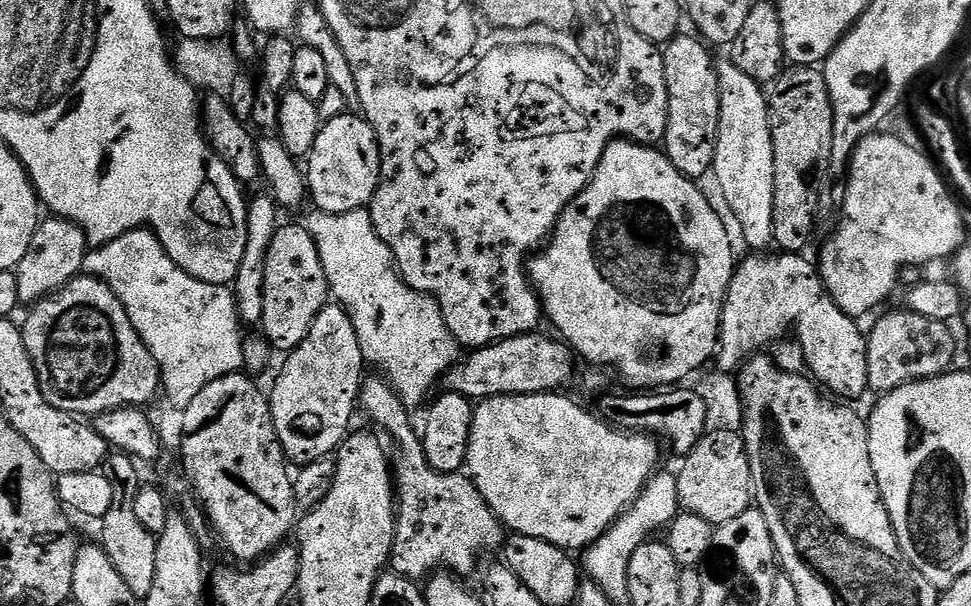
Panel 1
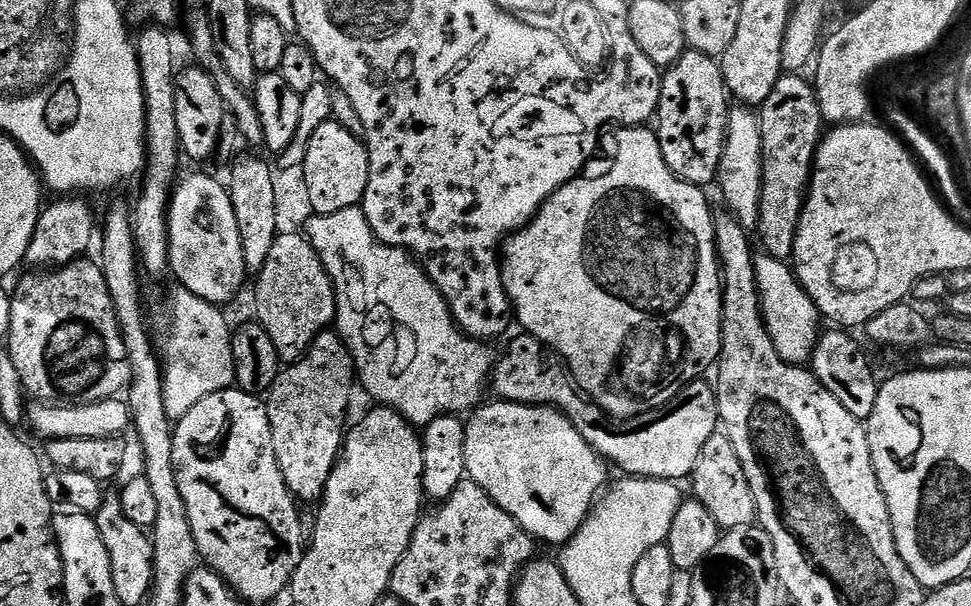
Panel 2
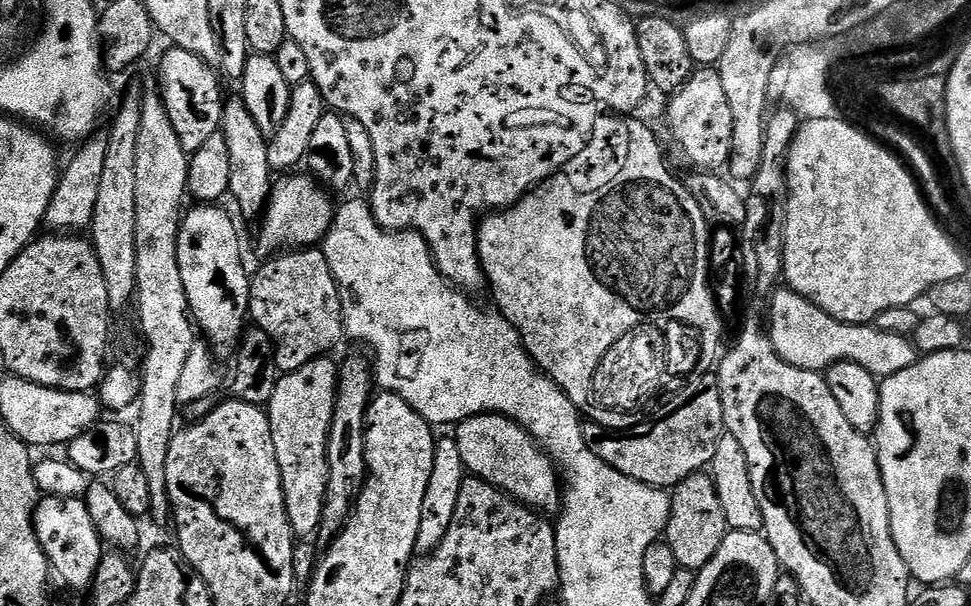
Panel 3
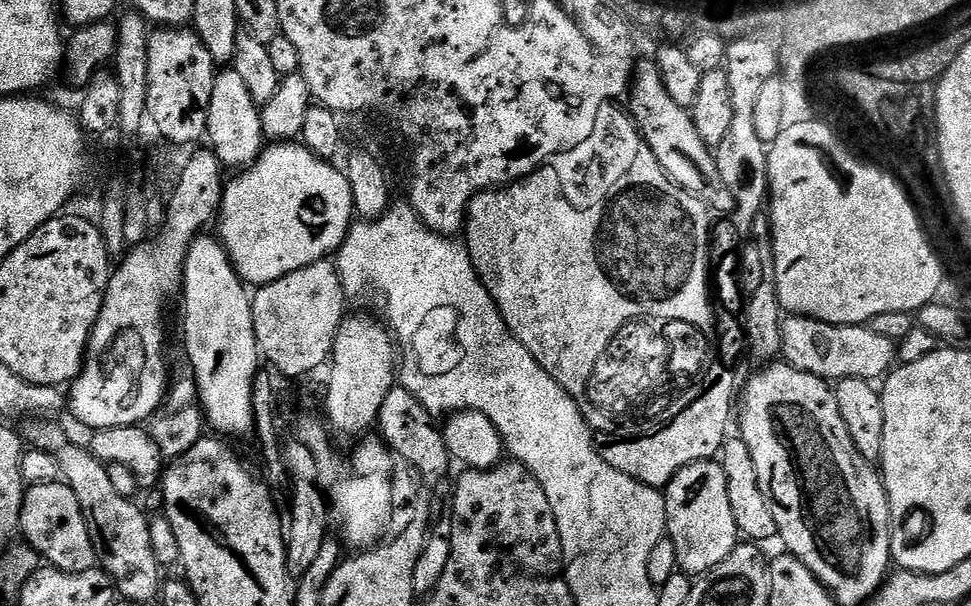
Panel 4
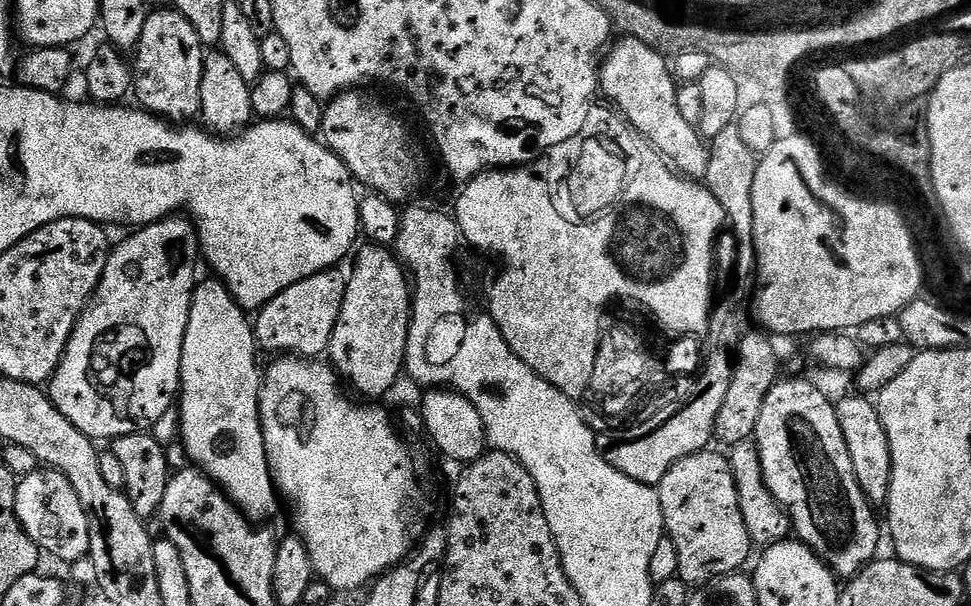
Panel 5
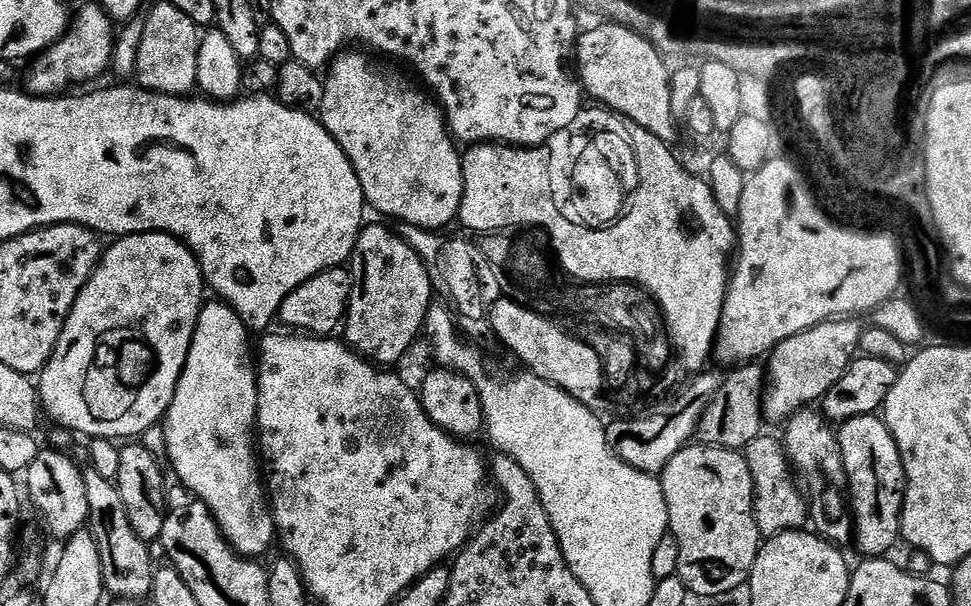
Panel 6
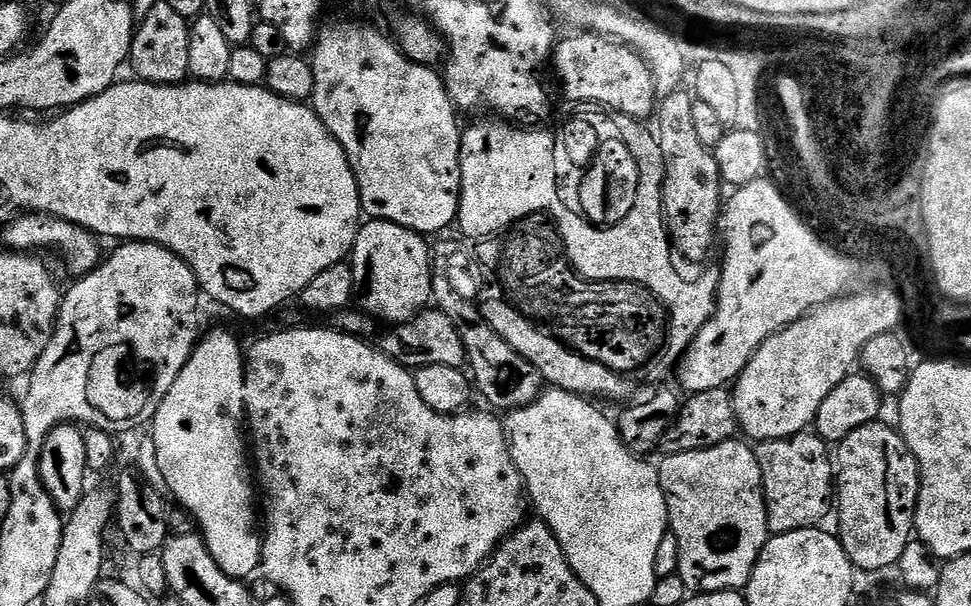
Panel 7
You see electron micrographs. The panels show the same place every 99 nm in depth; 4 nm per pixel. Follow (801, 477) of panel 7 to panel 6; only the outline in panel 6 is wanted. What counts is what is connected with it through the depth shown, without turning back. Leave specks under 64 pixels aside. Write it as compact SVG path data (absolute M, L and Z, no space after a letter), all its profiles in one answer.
M761 434L743 449L754 482L754 518L761 537L777 536L783 532L803 529L809 523L808 502L794 475L794 469L784 451L784 445L768 434Z

